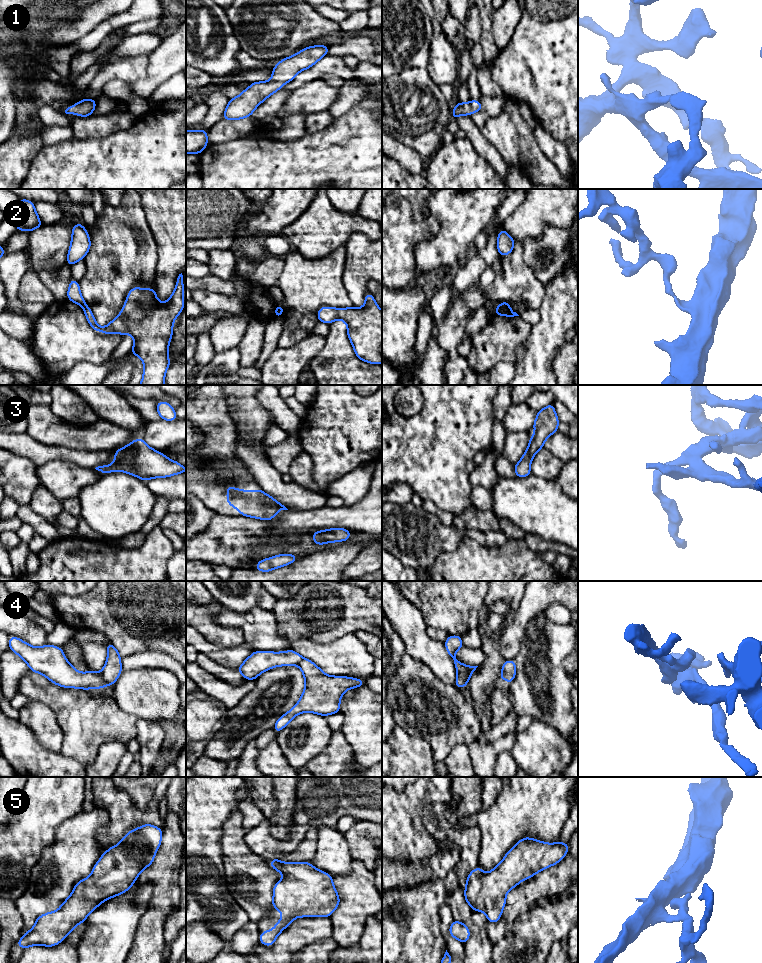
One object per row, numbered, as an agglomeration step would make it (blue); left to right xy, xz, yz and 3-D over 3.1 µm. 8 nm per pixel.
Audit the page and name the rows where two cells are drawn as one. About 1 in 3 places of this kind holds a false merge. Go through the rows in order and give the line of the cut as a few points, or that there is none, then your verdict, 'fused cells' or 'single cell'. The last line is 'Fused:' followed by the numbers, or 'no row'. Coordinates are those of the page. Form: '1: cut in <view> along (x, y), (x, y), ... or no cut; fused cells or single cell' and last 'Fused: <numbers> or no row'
1: no cut; single cell
2: cut in xy along (85, 304), (83, 307); fused cells
3: no cut; single cell
4: cut in xy along (100, 673), (108, 684); fused cells
5: no cut; single cell
Fused: 2, 4

